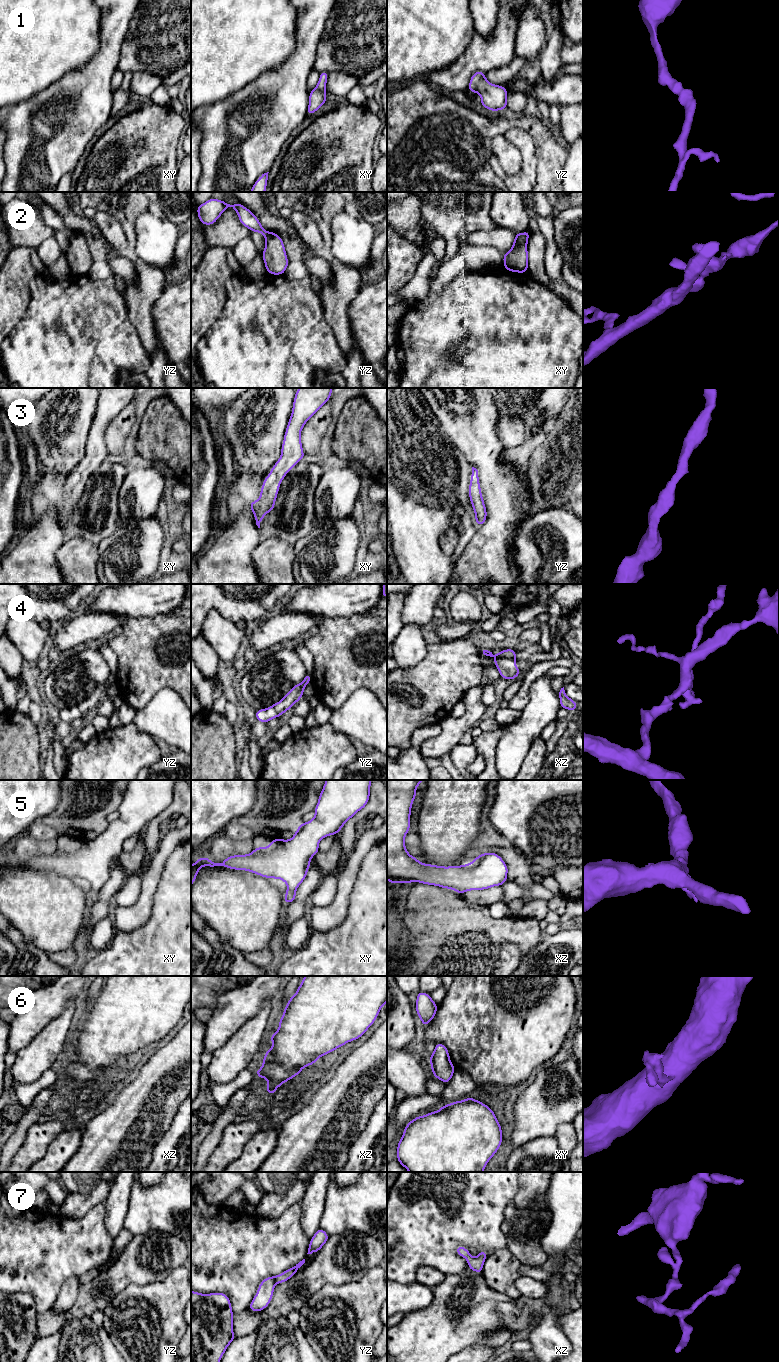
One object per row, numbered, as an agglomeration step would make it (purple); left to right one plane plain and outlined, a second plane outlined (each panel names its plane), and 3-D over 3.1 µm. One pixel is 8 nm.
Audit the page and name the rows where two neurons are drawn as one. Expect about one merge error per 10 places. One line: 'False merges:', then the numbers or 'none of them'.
False merges: 2, 6

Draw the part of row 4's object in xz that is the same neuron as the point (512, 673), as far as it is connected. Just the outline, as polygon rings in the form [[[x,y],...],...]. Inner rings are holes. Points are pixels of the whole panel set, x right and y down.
[[[504,649],[493,655],[492,652],[483,650],[484,655],[495,659],[494,666],[499,669],[500,677],[512,681],[522,672],[516,667],[516,653],[514,649]]]

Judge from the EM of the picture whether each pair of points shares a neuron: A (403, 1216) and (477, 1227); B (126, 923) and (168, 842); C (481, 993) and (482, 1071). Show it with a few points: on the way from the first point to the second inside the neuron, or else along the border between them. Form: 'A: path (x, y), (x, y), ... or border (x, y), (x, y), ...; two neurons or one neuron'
A: path (421, 1216), (443, 1216), (450, 1222), (459, 1222); one neuron
B: path (144, 903), (151, 876), (158, 862); one neuron
C: path (485, 1012), (485, 1052); one neuron

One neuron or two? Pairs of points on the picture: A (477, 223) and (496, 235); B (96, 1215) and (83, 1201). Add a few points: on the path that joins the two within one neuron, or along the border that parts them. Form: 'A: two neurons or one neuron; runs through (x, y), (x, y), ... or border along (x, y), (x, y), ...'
A: two neurons; border along (498, 226), (489, 230), (465, 230)
B: two neurons; border along (104, 1203), (95, 1205), (80, 1217), (69, 1218)

